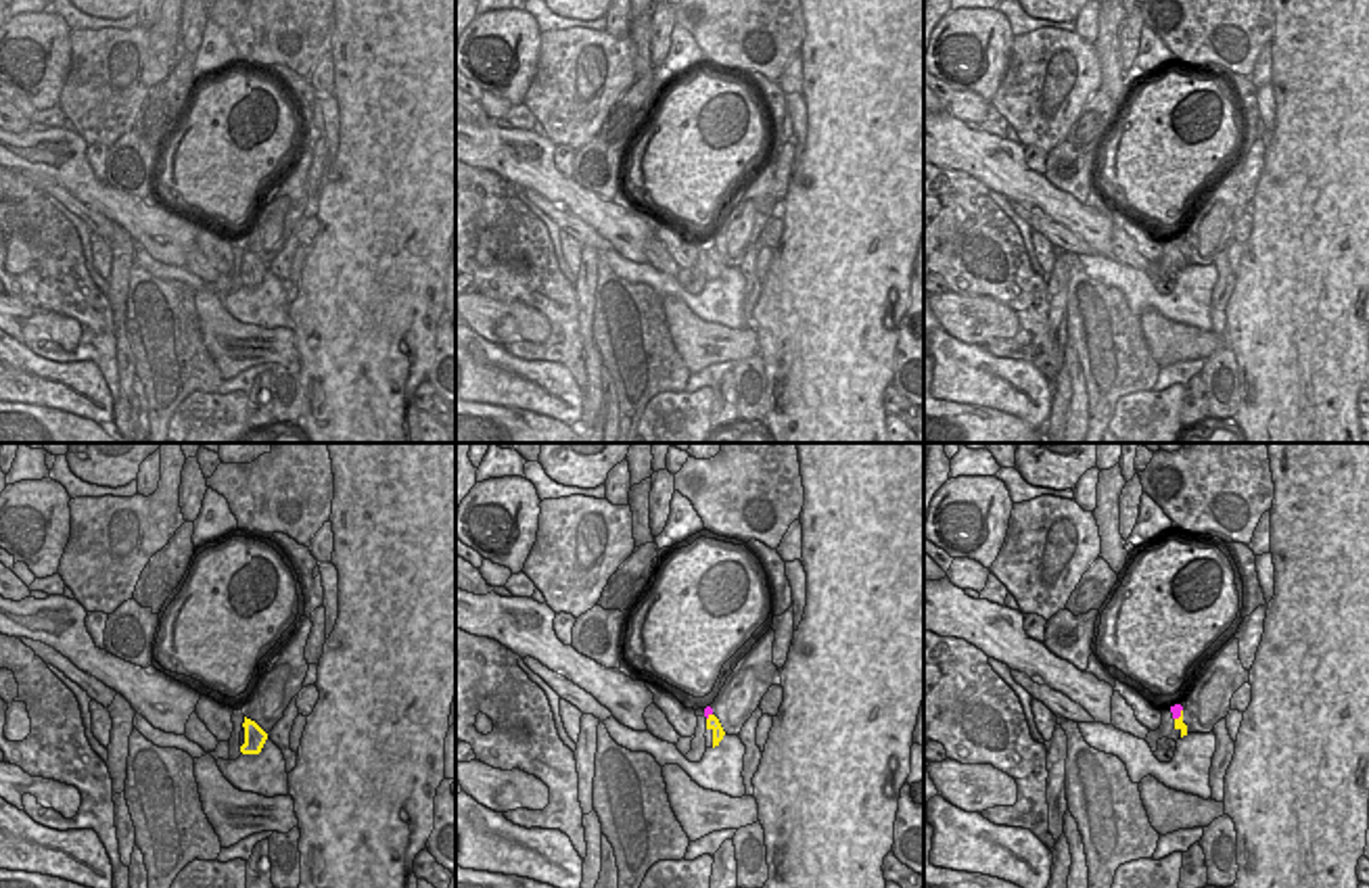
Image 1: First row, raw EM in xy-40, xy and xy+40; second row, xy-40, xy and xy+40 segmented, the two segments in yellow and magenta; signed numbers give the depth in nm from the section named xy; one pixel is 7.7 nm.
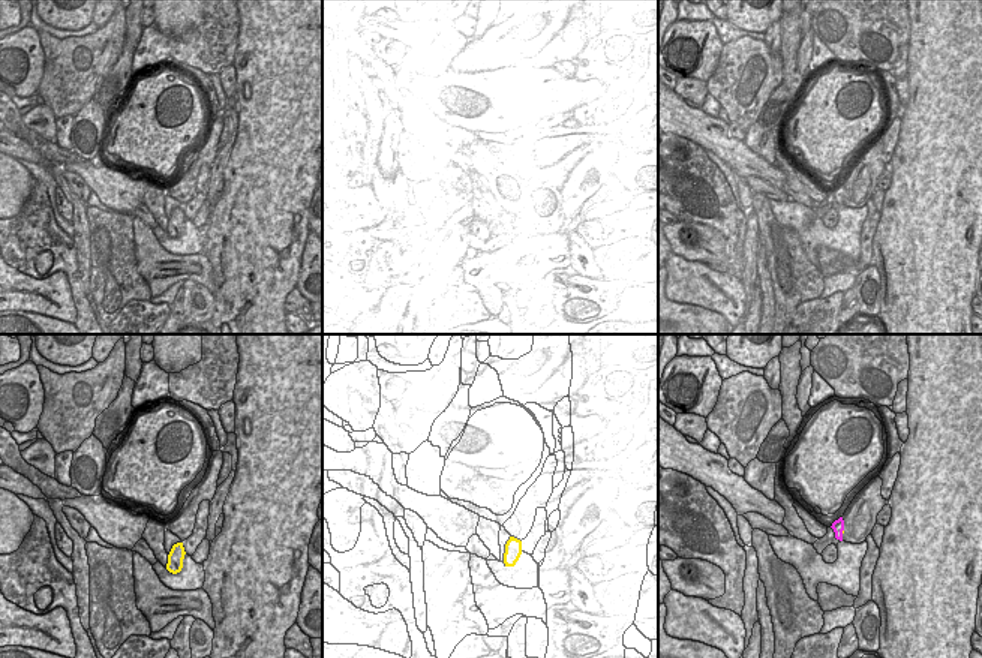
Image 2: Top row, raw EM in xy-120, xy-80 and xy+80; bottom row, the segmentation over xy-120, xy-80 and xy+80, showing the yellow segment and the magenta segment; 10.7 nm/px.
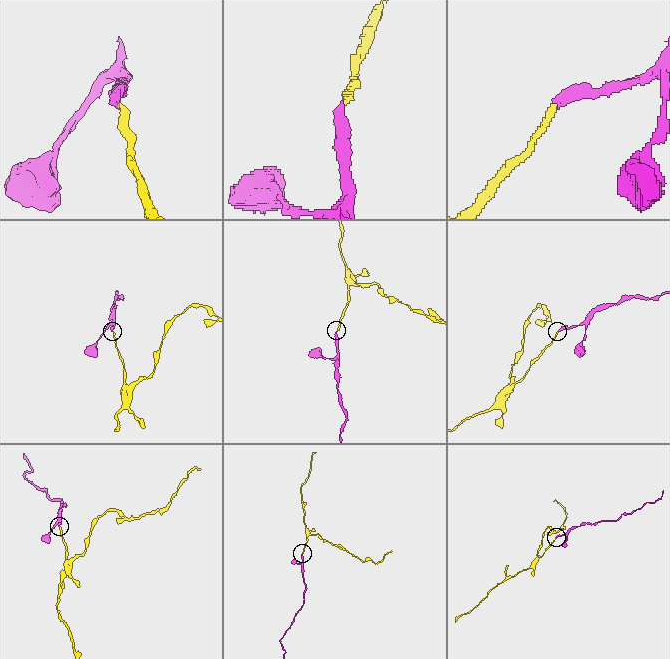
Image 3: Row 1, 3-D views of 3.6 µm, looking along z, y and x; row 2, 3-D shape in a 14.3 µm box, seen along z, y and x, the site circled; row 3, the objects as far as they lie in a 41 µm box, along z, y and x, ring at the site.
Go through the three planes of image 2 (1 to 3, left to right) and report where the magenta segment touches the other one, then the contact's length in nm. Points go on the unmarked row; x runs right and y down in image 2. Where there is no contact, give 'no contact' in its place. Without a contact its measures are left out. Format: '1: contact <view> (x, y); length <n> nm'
1: no contact
2: no contact
3: no contact

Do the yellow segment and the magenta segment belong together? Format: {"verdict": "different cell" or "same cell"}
{"verdict": "same cell"}

